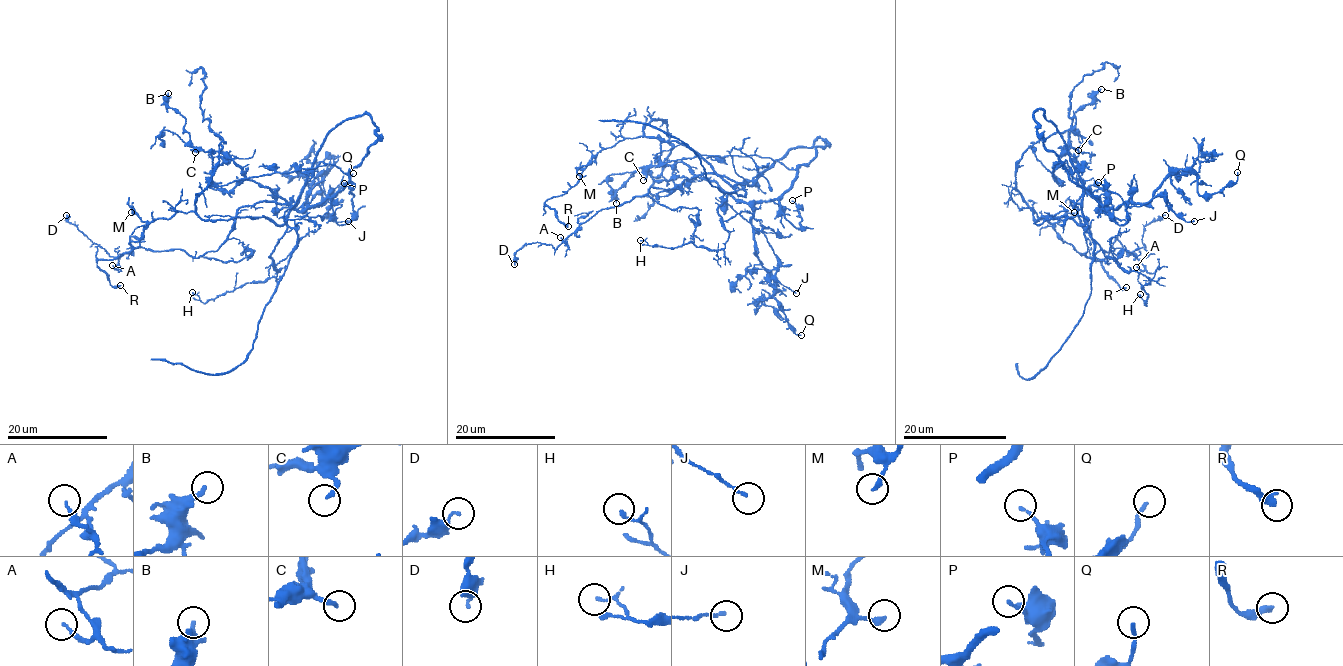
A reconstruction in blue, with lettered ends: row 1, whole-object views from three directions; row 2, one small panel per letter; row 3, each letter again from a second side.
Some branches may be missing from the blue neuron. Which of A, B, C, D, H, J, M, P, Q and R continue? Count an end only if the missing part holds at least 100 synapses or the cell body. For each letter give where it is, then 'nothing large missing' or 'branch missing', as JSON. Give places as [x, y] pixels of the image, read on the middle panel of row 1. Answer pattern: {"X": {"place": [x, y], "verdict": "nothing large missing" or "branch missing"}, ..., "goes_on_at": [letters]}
{"A": {"place": [560, 237], "verdict": "nothing large missing"}, "B": {"place": [616, 203], "verdict": "nothing large missing"}, "C": {"place": [643, 180], "verdict": "nothing large missing"}, "D": {"place": [514, 264], "verdict": "nothing large missing"}, "H": {"place": [640, 240], "verdict": "nothing large missing"}, "J": {"place": [796, 293], "verdict": "nothing large missing"}, "M": {"place": [579, 176], "verdict": "nothing large missing"}, "P": {"place": [792, 200], "verdict": "nothing large missing"}, "Q": {"place": [801, 335], "verdict": "nothing large missing"}, "R": {"place": [568, 226], "verdict": "nothing large missing"}, "goes_on_at": []}

